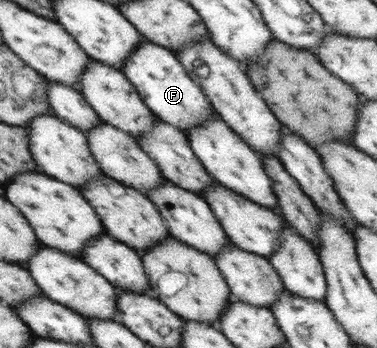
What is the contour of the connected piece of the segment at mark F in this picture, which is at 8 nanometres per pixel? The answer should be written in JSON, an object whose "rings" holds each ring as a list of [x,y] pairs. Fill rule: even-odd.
{"rings":[[[144,39],[135,53],[127,59],[122,73],[133,84],[143,104],[173,127],[187,131],[217,115],[199,84],[187,75],[176,55],[165,47],[159,47]]]}

